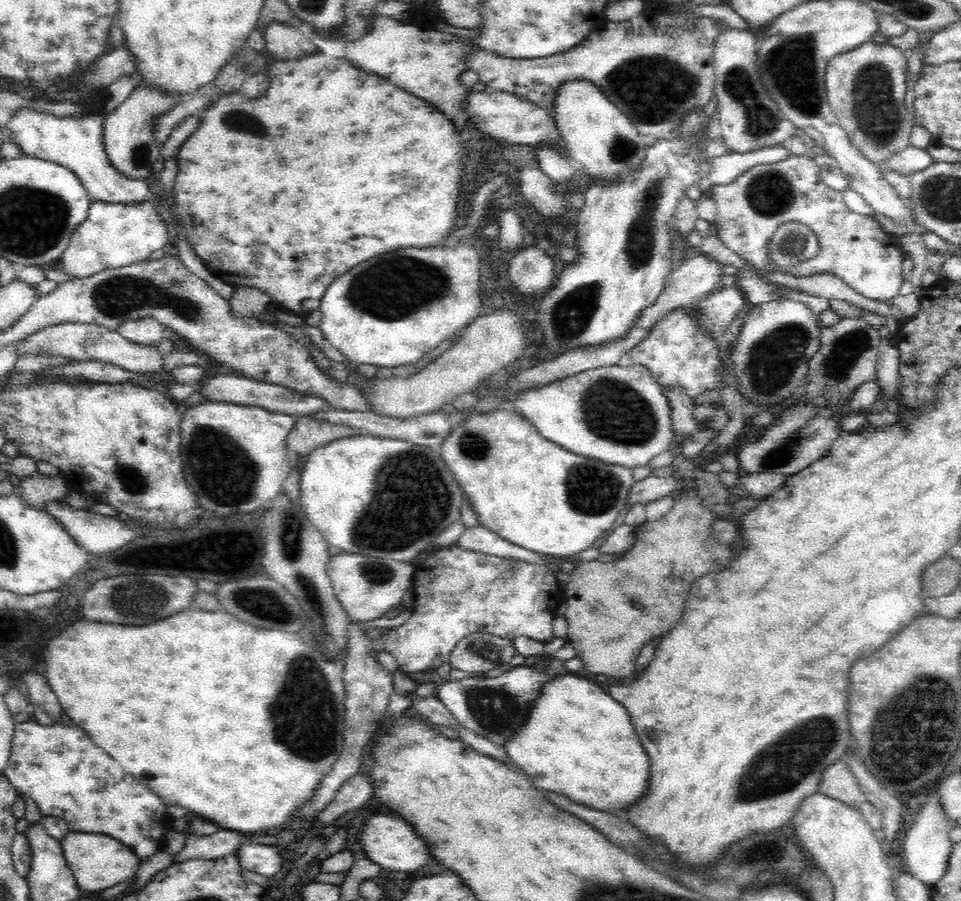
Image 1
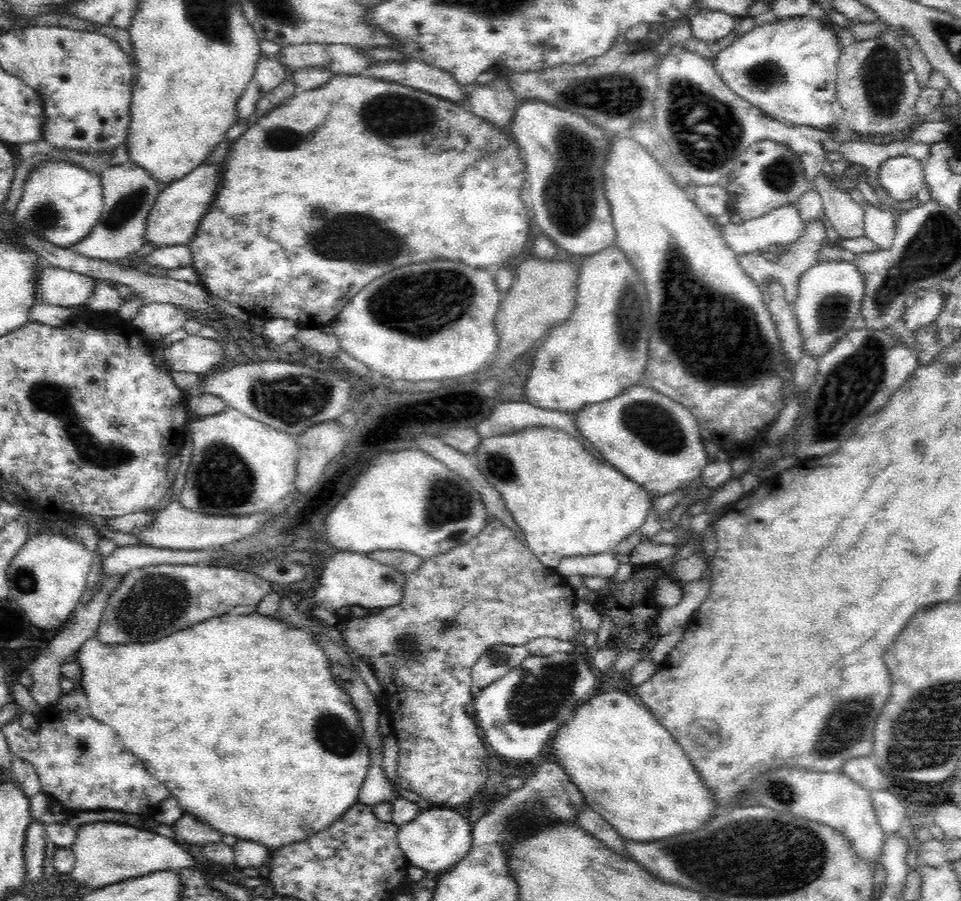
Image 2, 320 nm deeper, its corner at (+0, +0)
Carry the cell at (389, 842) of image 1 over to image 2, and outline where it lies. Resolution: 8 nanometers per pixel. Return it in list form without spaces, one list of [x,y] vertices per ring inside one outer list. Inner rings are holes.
[[[437,806],[421,811],[410,823],[398,826],[398,843],[404,851],[408,864],[418,866],[426,872],[443,873],[456,866],[468,856],[472,848],[472,828],[467,814],[459,808]]]

